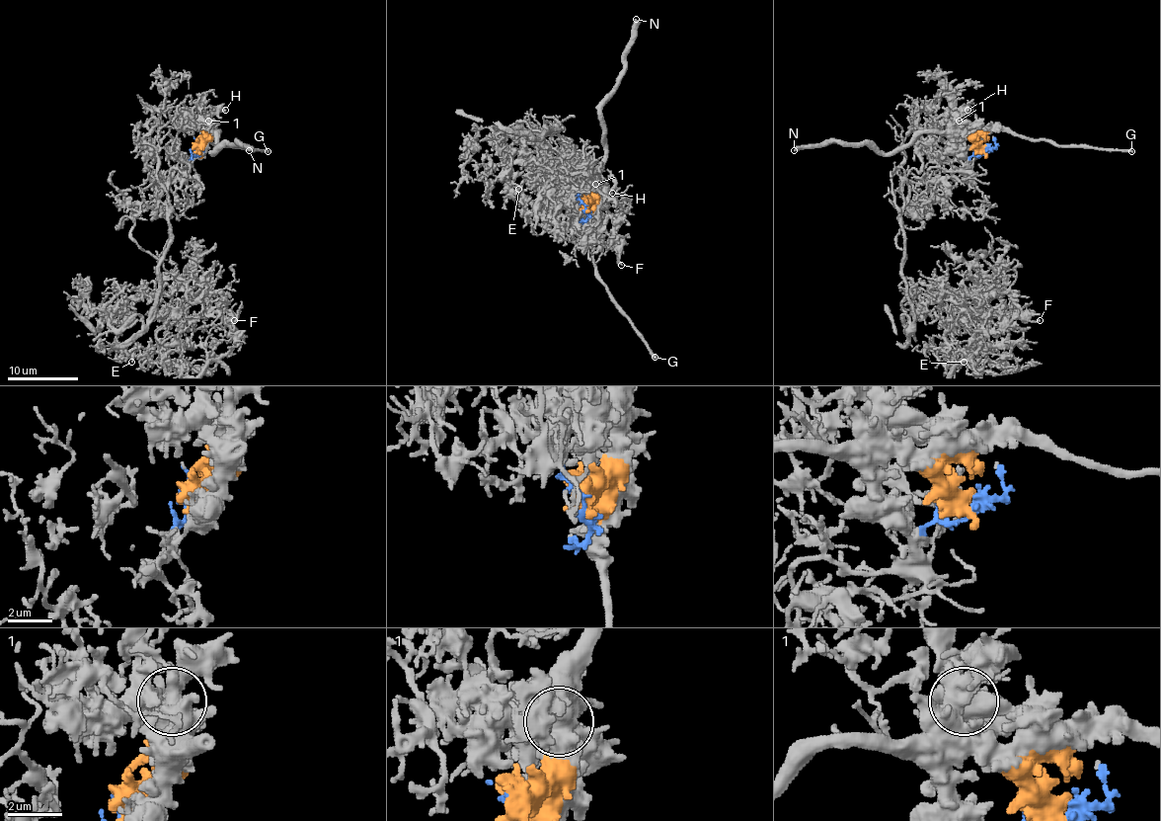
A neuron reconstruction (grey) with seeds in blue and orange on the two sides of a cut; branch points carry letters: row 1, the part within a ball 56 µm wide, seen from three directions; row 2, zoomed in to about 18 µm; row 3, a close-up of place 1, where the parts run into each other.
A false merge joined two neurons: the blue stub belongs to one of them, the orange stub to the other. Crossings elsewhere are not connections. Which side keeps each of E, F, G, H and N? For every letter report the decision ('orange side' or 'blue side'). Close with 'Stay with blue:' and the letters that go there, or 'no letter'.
E: blue side
F: blue side
G: orange side
H: orange side
N: orange side
Stay with blue: E, F

